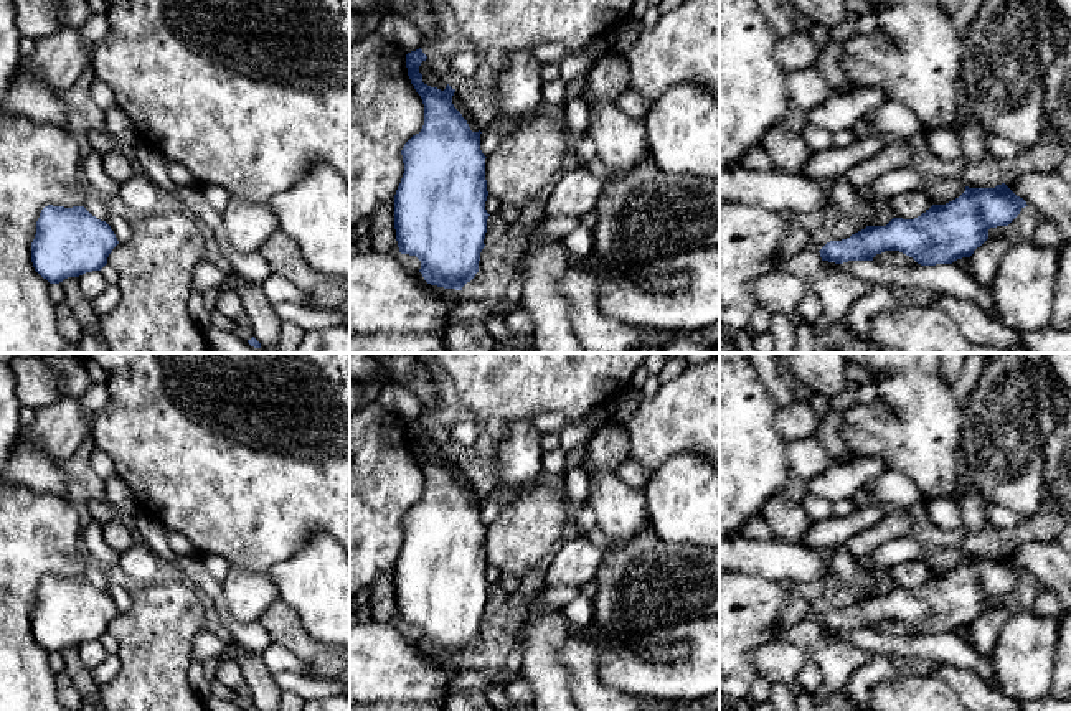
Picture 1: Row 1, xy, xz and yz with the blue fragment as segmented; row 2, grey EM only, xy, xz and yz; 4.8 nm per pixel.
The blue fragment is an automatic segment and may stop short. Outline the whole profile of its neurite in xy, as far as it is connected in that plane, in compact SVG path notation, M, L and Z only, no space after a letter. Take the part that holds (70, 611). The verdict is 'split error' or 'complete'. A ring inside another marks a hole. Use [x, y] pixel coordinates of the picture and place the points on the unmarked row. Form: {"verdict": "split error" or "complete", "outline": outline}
{"verdict": "complete", "outline": "M53 576L41 579L31 612L35 640L50 653L101 640L119 614L106 591L84 576Z"}

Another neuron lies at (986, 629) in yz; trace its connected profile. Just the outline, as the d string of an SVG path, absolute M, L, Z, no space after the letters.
M988 607L980 617L974 620L969 627L974 648L982 655L990 658L995 643L1000 637L1002 627L1013 615L1012 610L1003 607Z

